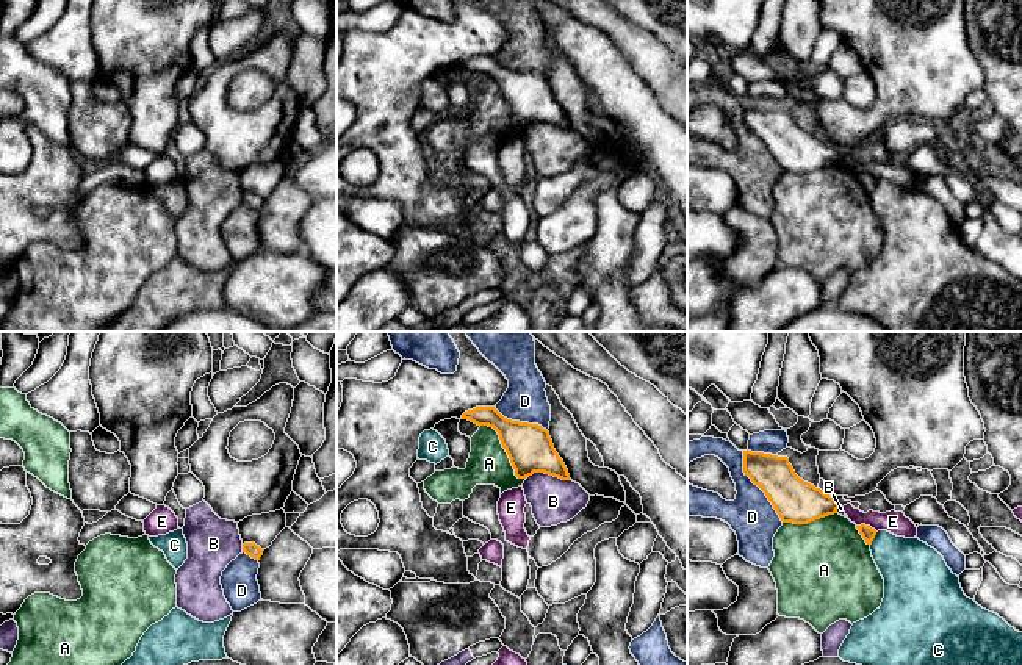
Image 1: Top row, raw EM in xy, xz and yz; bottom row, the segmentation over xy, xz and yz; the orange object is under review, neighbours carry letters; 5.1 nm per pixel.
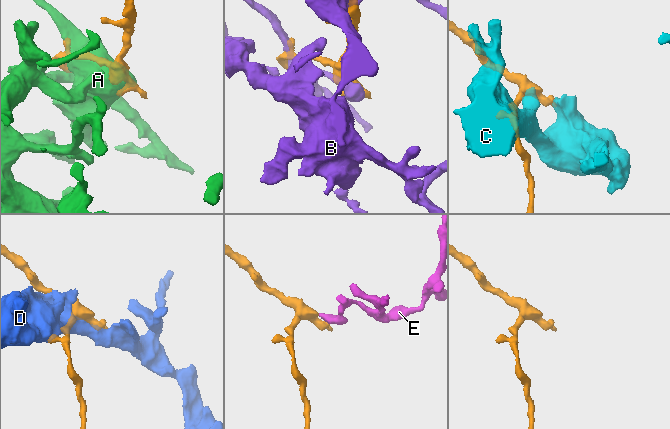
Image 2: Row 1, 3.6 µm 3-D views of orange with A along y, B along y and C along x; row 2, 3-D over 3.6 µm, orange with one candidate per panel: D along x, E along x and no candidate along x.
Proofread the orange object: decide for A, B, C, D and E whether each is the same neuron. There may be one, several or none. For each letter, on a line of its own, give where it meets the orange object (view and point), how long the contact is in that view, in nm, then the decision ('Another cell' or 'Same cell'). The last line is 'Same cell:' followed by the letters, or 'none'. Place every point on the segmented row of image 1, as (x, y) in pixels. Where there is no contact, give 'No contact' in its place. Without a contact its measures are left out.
A: Touches orange at xz (506, 451). Shared border 360 nm. Another cell
B: Touches orange at xz (550, 474). Shared border 220 nm. Another cell
C: Touches orange at yz (874, 537). Shared border 80 nm. Another cell
D: Touches orange at yz (758, 485). Shared border 420 nm. Another cell
E: Touches orange at yz (867, 526). Shared border 120 nm. Another cell
Same cell: none

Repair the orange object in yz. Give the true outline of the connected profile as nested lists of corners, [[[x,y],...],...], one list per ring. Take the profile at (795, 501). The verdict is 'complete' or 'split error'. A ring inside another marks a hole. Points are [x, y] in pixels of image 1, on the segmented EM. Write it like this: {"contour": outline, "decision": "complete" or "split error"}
{"contour": [[[747,449],[743,473],[765,493],[783,523],[808,524],[837,513],[837,501],[800,479],[787,457]]], "decision": "complete"}

